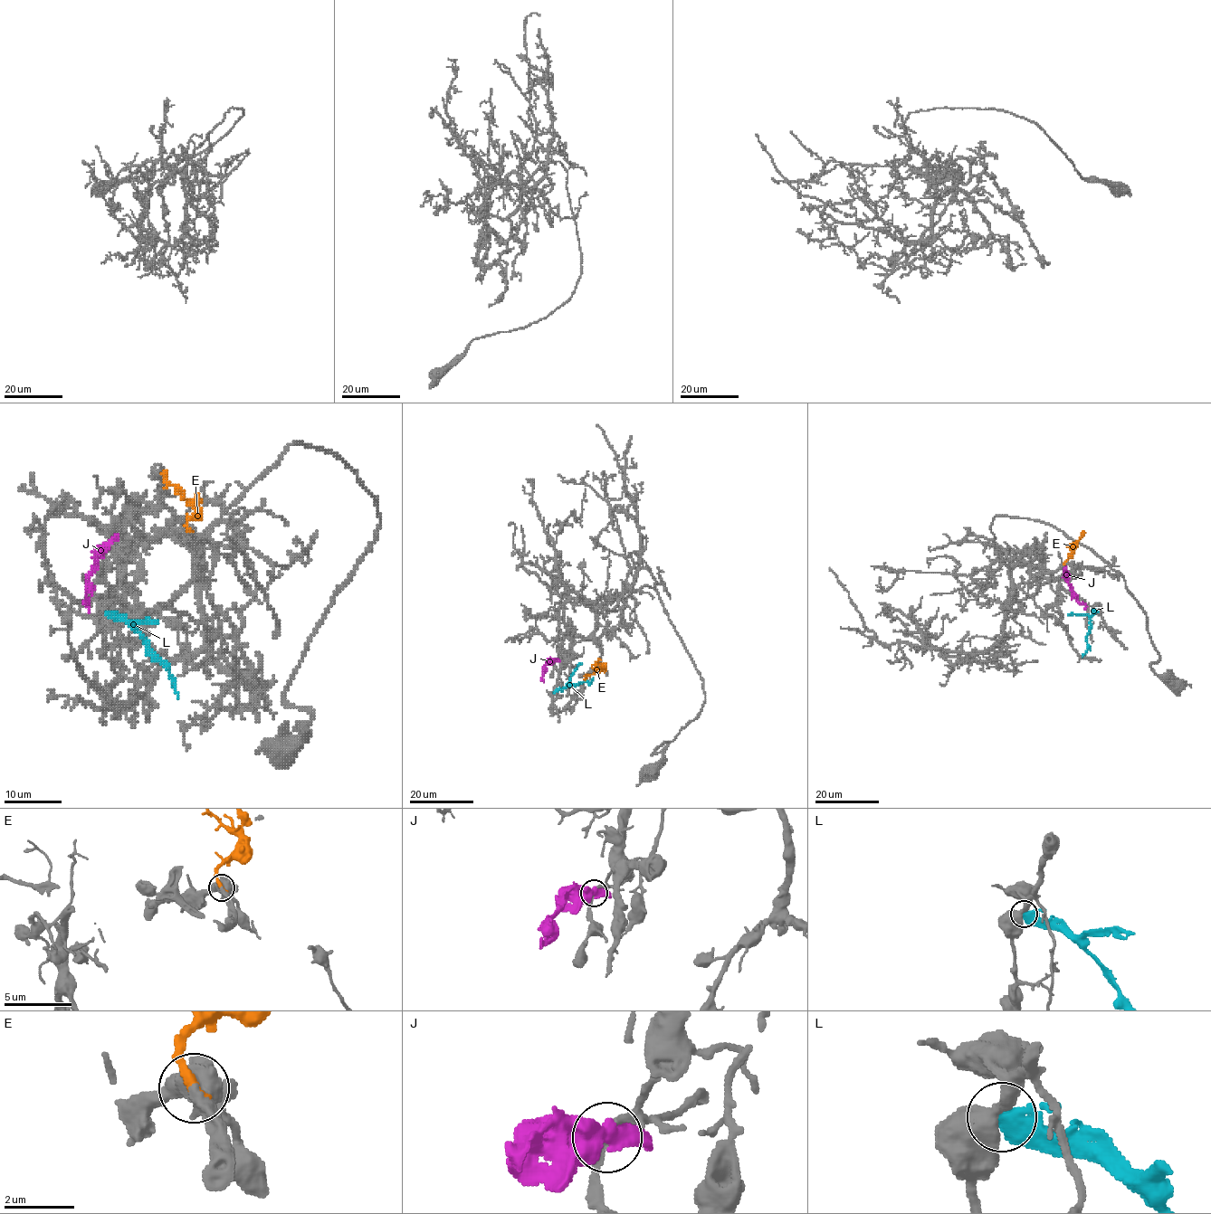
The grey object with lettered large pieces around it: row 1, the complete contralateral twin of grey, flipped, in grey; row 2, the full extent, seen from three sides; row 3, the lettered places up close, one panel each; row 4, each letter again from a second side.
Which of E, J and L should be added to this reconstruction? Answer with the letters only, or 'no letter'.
E

